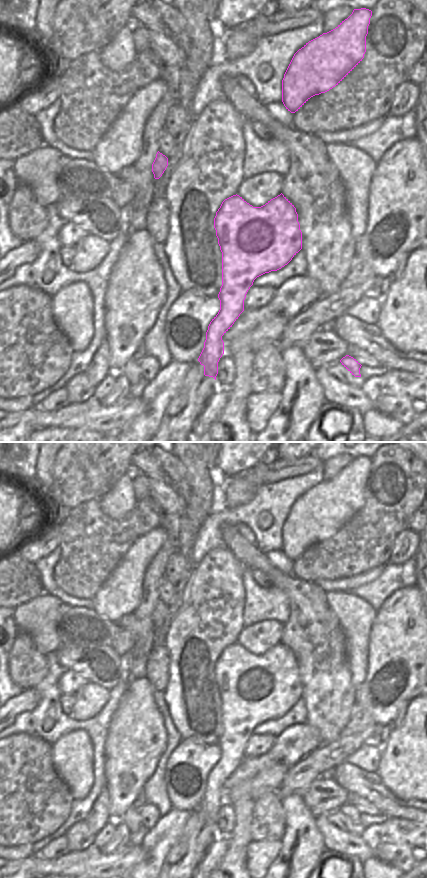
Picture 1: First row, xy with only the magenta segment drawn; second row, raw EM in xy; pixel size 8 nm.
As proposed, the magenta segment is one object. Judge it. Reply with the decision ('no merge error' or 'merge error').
no merge error

